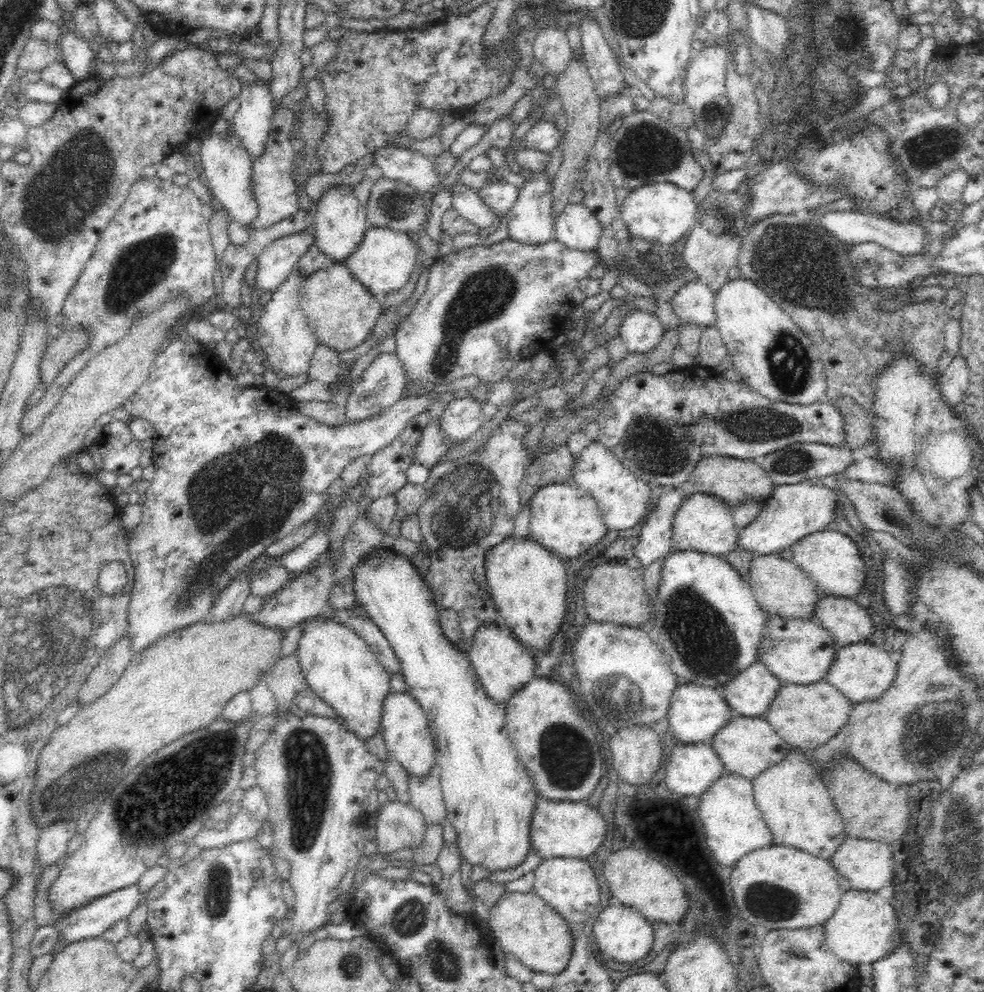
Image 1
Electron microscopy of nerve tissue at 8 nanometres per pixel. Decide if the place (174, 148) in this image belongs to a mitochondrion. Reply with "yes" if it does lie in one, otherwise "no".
no

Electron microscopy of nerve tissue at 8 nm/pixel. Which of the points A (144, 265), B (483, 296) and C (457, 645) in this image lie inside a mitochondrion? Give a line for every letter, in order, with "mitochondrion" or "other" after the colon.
A: mitochondrion
B: mitochondrion
C: other

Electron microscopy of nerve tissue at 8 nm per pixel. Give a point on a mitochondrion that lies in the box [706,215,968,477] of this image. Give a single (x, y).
(804, 268)

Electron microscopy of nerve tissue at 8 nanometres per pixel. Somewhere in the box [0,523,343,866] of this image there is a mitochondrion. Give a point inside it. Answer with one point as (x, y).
(53, 625)

